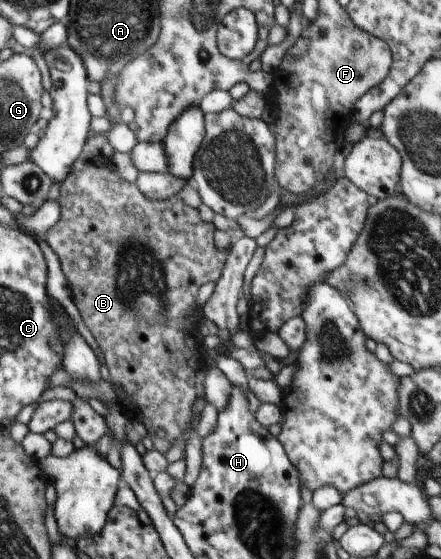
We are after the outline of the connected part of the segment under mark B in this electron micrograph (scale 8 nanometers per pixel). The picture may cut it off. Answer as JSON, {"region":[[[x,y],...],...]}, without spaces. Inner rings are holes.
{"region":[[[95,157],[92,159],[93,163],[90,163],[86,169],[76,170],[68,176],[68,179],[60,184],[60,196],[58,197],[58,205],[60,205],[60,219],[58,223],[48,231],[44,233],[44,241],[47,241],[48,245],[59,256],[61,269],[67,279],[68,286],[71,288],[71,299],[74,305],[80,312],[80,317],[83,317],[84,325],[88,327],[90,333],[96,339],[101,351],[105,355],[105,363],[109,369],[109,381],[114,385],[120,387],[130,399],[132,403],[132,409],[136,409],[135,412],[141,416],[142,423],[145,425],[149,432],[149,437],[152,440],[153,446],[160,453],[165,454],[172,443],[176,439],[180,439],[188,429],[192,426],[192,407],[194,407],[194,401],[196,401],[196,372],[202,368],[205,359],[201,359],[198,356],[197,350],[193,344],[193,340],[190,335],[196,331],[196,327],[200,326],[200,320],[202,319],[202,307],[196,303],[196,293],[200,291],[200,287],[208,282],[217,282],[222,275],[222,269],[226,265],[226,257],[230,255],[228,251],[230,249],[216,249],[214,245],[214,231],[215,226],[212,223],[204,223],[200,219],[200,213],[197,208],[185,205],[175,192],[168,198],[162,201],[152,201],[147,197],[144,197],[143,193],[140,193],[137,183],[128,183],[124,181],[120,174],[115,169],[115,165],[105,157]],[[78,243],[84,245],[84,253],[86,253],[86,247],[90,245],[90,261],[94,261],[94,265],[98,265],[98,271],[102,273],[90,273],[88,281],[86,283],[78,283],[78,265],[64,265],[64,253],[70,255],[68,251],[62,251],[64,247],[66,249],[74,249],[74,257],[78,253]],[[158,431],[164,431],[164,437],[158,435]]]}

